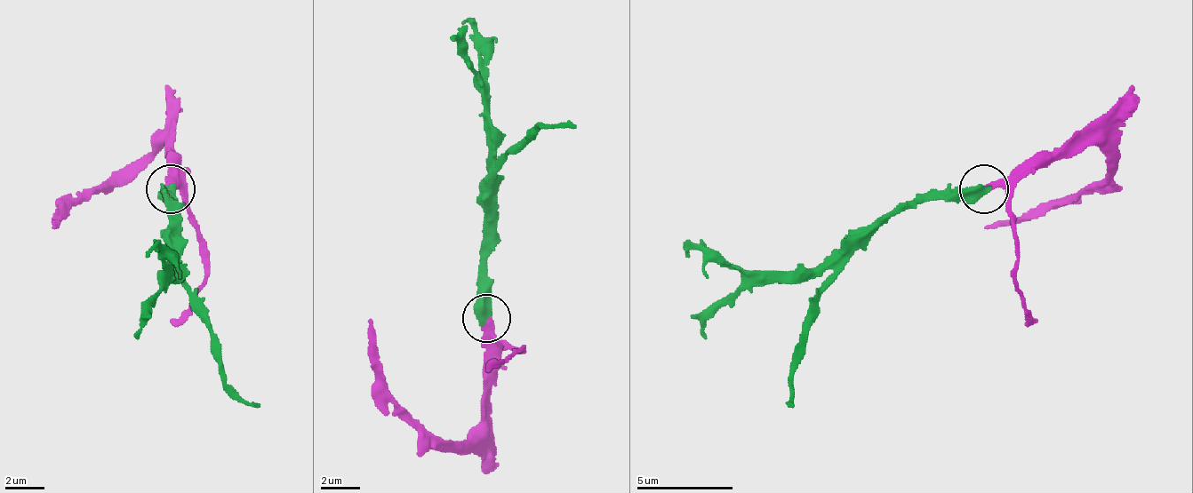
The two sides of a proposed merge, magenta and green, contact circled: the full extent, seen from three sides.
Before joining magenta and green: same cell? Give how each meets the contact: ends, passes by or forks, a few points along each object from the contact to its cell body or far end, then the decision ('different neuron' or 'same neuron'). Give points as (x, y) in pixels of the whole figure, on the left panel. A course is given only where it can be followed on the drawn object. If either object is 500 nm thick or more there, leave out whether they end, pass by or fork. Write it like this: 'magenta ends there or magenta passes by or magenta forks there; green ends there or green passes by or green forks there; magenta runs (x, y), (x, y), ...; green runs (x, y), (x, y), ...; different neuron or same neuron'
magenta runs (172, 187), (162, 144), (147, 158), (79, 202), (51, 226); green runs (172, 187), (181, 284), (210, 333), (220, 377), (259, 405); same neuron

